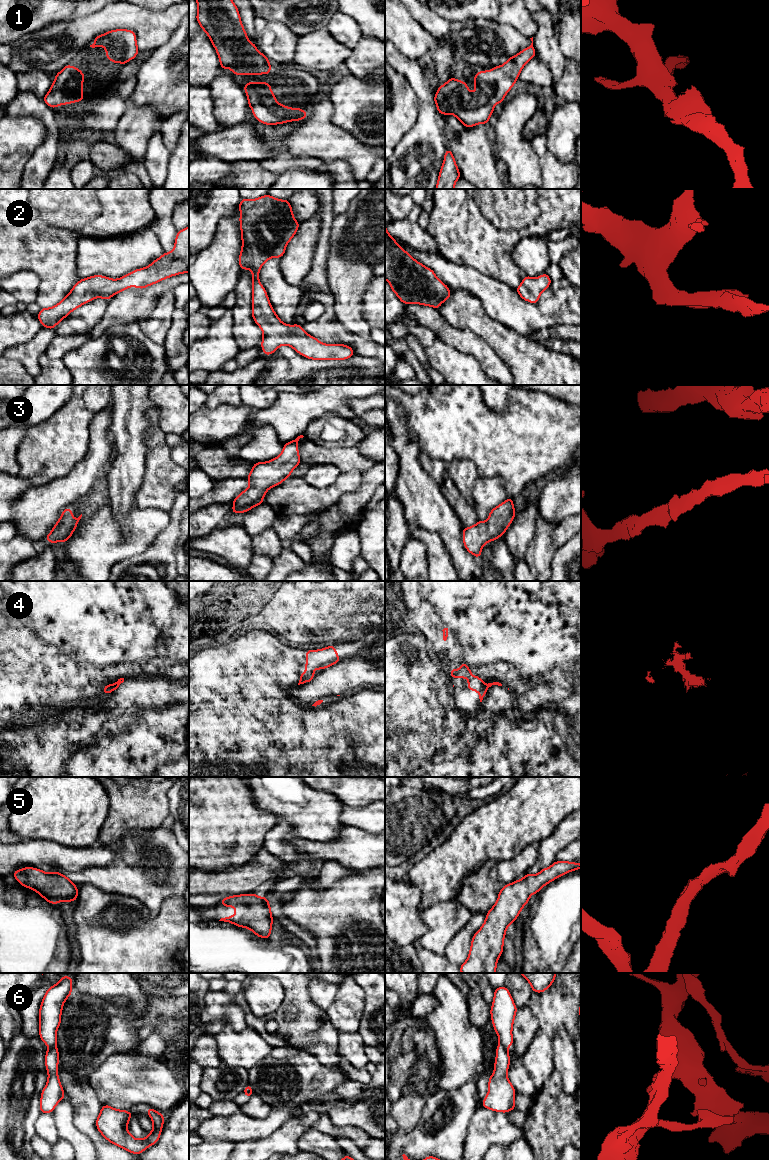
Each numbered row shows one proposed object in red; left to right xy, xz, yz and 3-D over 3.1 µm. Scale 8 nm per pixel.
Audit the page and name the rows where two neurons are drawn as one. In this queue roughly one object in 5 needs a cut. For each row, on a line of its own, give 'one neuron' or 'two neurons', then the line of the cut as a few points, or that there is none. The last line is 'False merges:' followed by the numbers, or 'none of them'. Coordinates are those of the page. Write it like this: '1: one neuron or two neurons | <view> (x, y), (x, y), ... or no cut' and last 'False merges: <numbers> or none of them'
1: one neuron | no cut
2: one neuron | no cut
3: one neuron | no cut
4: two neurons | xy (111, 686), (112, 689)
5: one neuron | no cut
6: two neurons | xy (55, 1046), (48, 1048)
False merges: 4, 6

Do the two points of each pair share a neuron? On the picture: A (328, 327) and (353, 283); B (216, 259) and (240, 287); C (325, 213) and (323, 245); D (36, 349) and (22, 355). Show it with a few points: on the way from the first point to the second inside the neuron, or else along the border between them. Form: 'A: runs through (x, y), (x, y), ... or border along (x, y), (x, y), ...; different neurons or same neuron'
A: border along (332, 306), (336, 318), (351, 332); different neurons
B: border along (241, 271), (232, 291); different neurons
C: runs through (325, 221), (323, 237); same neuron
D: runs through (33, 349), (28, 354), (25, 354); same neuron

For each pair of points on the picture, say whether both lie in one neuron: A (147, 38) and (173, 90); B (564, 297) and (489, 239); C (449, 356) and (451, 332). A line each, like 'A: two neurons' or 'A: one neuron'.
A: two neurons
B: two neurons
C: two neurons

